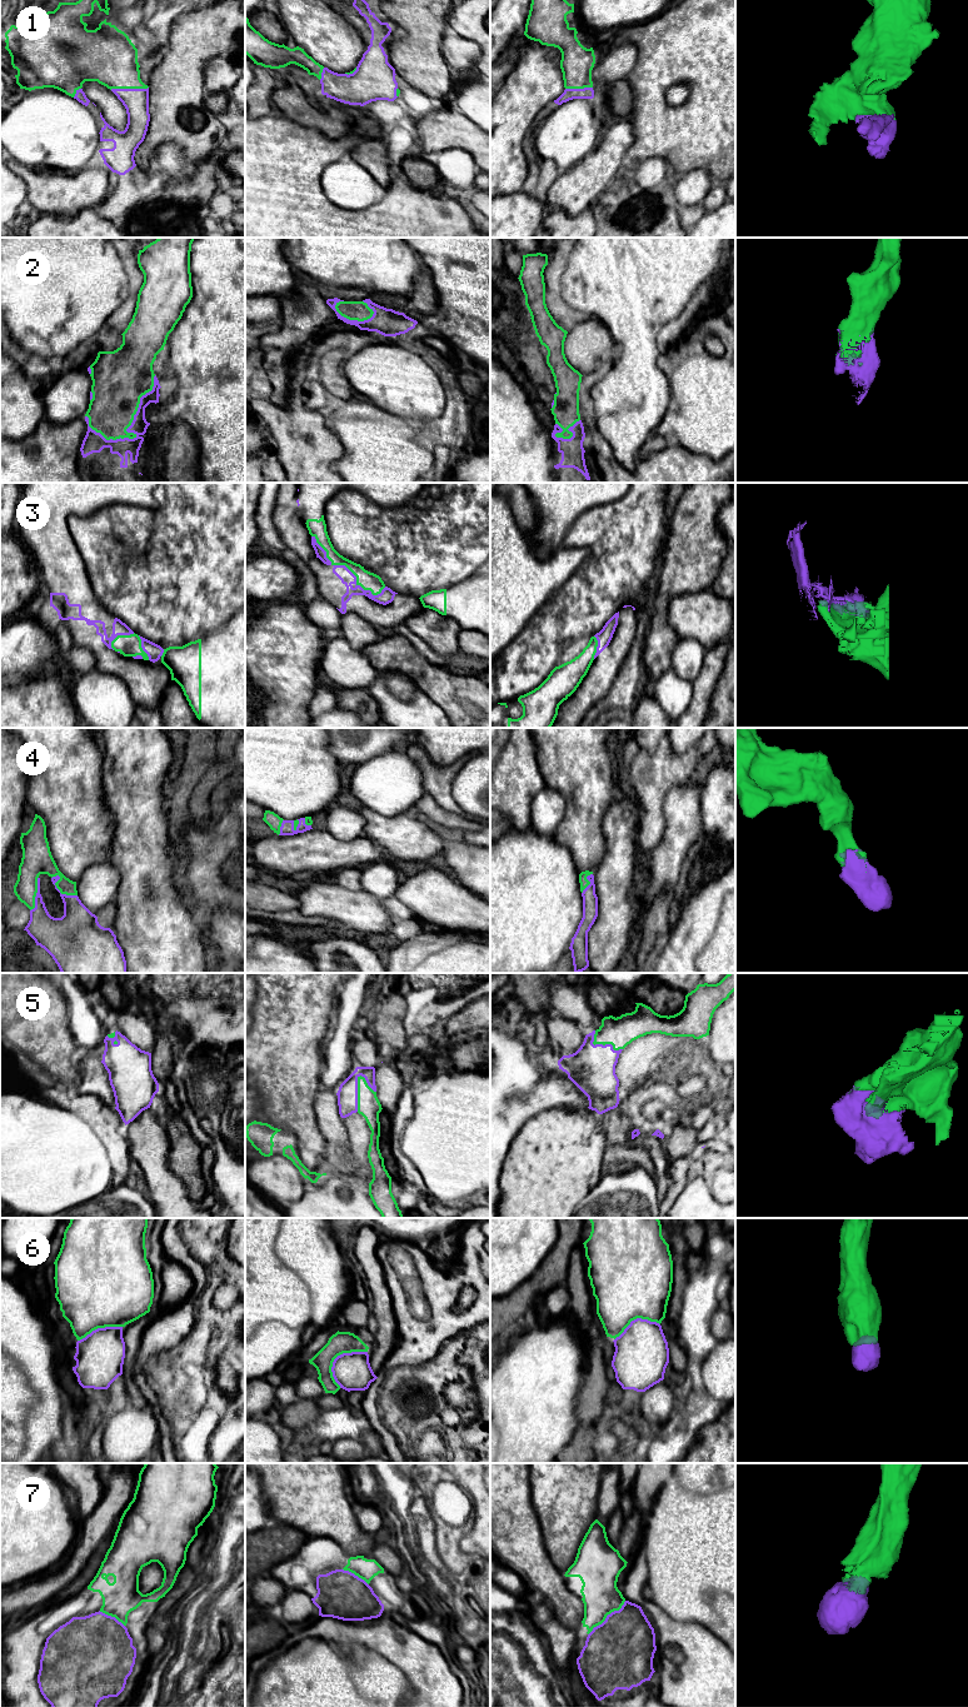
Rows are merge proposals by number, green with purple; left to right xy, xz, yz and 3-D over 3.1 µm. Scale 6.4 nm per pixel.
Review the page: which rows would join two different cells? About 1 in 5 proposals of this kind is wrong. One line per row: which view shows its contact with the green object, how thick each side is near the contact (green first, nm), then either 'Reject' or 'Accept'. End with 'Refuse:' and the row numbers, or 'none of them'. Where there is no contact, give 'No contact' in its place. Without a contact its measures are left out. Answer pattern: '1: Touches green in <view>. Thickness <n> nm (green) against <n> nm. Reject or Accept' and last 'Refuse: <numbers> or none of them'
1: Touches green in xy. Thickness 360 nm (green) against 160 nm. Accept
2: Touches green in xy. Thickness 320 nm (green) against 130 nm. Accept
3: Touches green in xz. Thickness 120 nm (green) against 90 nm. Accept
4: Touches green in xy. Thickness 190 nm (green) against 200 nm. Accept
5: Touches green in xz. Thickness 150 nm (green) against 130 nm. Accept
6: Touches green in xz. Thickness 140 nm (green) against 240 nm. Accept
7: Touches green in yz. Thickness 240 nm (green) against 440 nm. Accept
Refuse: none of them

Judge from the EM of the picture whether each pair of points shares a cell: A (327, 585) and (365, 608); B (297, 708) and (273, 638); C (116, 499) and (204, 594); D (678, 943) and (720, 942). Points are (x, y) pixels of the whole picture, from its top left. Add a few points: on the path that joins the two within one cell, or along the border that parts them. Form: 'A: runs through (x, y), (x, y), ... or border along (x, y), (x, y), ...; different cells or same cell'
A: runs through (337, 585), (343, 585), (355, 598); same cell
B: runs through (287, 690), (287, 675), (279, 655); same cell
C: border along (150, 508), (111, 504), (94, 513); different cells
D: border along (719, 914), (713, 934), (695, 959); different cells

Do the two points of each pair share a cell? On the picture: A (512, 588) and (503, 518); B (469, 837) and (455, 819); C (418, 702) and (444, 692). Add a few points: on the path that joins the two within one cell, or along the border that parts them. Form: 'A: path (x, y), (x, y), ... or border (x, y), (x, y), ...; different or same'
A: path (503, 570), (503, 535); same
B: border (477, 829), (465, 832); different
C: border (417, 688), (447, 714); different

